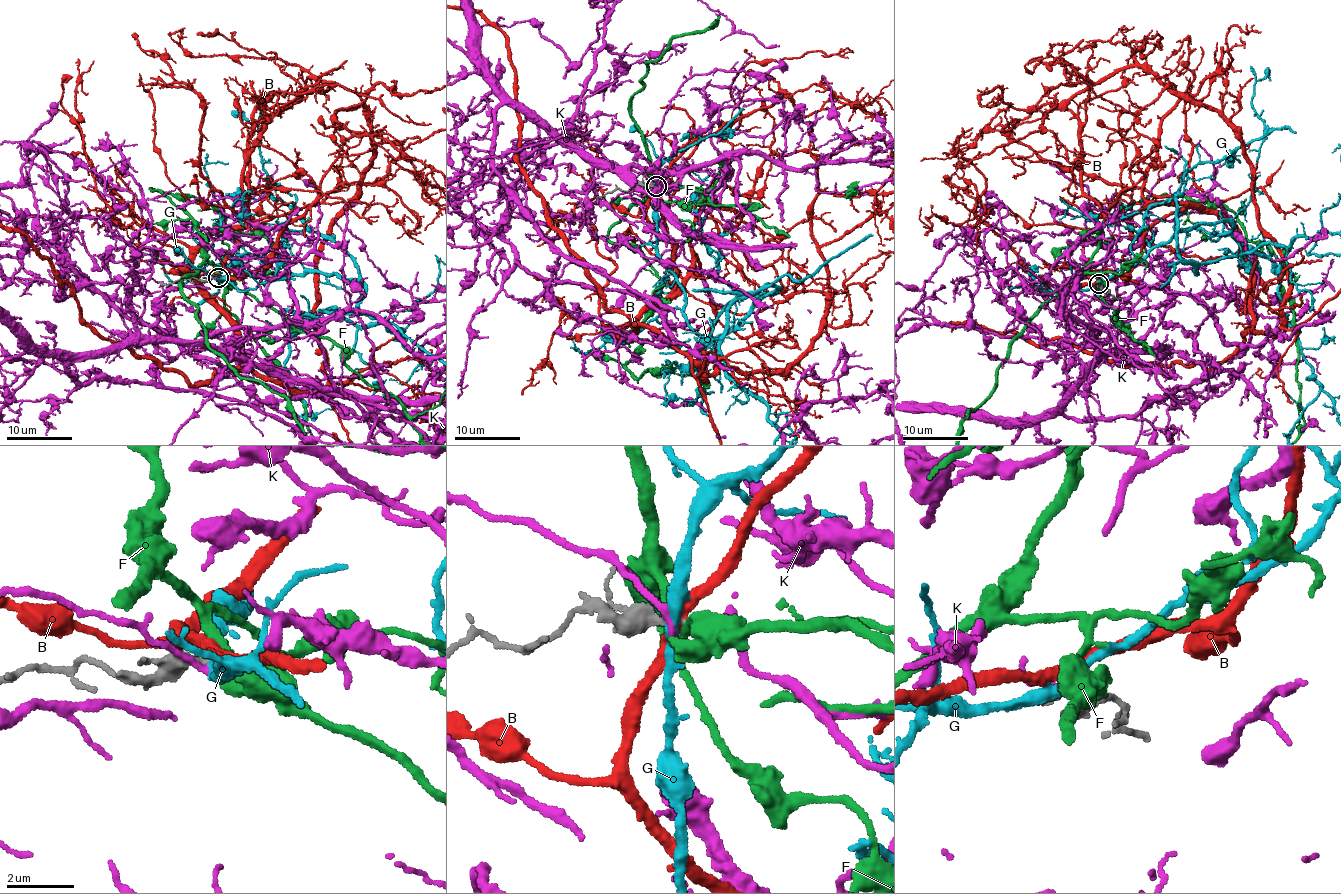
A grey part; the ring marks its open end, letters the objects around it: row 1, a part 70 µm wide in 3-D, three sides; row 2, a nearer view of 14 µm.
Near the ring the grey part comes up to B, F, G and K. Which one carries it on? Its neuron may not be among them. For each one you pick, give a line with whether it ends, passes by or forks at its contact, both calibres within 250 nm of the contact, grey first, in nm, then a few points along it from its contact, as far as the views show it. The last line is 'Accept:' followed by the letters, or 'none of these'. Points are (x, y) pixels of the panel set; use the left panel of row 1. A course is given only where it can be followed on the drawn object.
Accept: none of these

